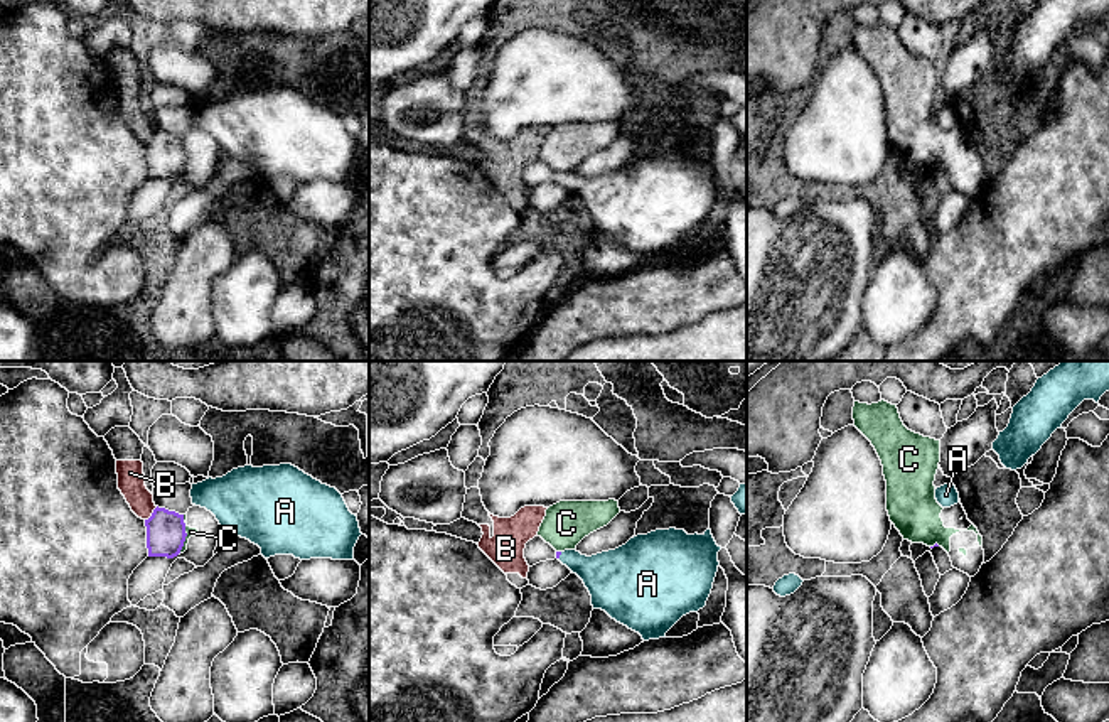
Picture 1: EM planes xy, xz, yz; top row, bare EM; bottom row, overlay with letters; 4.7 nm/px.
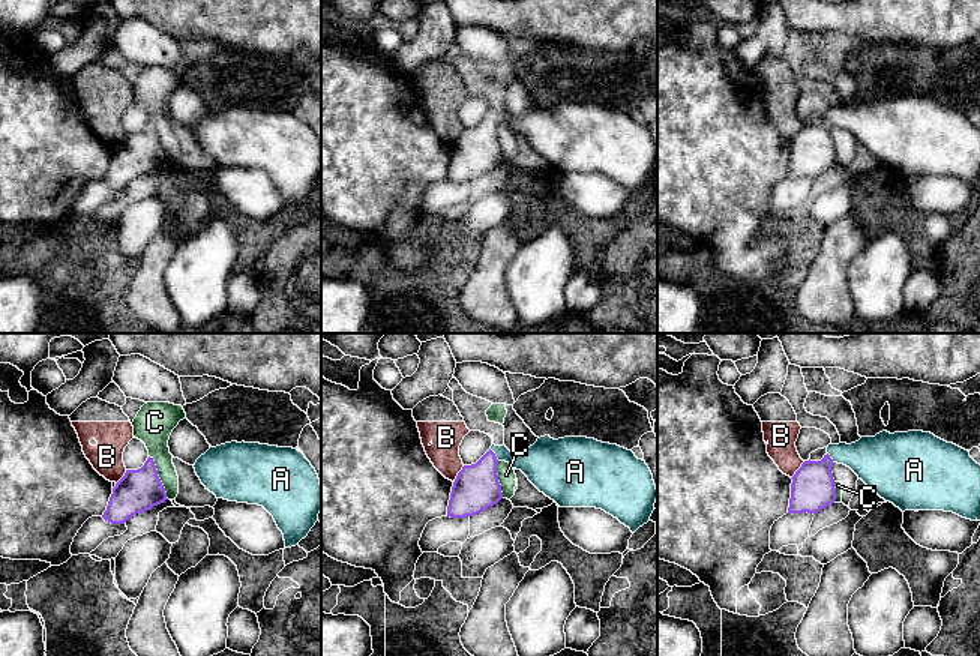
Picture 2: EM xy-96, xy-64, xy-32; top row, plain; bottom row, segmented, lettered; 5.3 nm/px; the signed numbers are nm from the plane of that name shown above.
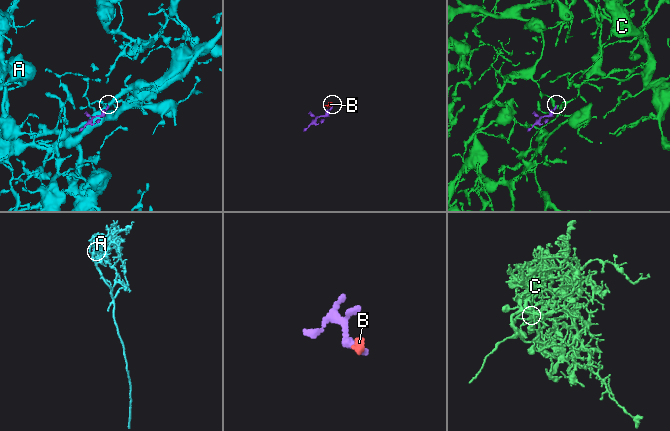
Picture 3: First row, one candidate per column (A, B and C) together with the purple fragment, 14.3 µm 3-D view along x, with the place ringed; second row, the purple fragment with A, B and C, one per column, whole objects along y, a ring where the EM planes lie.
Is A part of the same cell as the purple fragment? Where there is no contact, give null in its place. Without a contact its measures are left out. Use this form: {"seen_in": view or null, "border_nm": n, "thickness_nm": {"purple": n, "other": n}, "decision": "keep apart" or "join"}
{"seen_in": "xz", "border_nm": 40, "thickness_nm": {"purple": 20, "other": 240}, "decision": "join"}

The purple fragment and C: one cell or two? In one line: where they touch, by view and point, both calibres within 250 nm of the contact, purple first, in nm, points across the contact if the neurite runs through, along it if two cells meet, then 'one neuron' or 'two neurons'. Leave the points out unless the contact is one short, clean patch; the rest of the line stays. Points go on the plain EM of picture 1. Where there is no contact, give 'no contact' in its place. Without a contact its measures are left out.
contact xy (184, 161); calibres 190 and 50 nm; border xy (186, 145), (186, 162), (177, 176); two neurons

